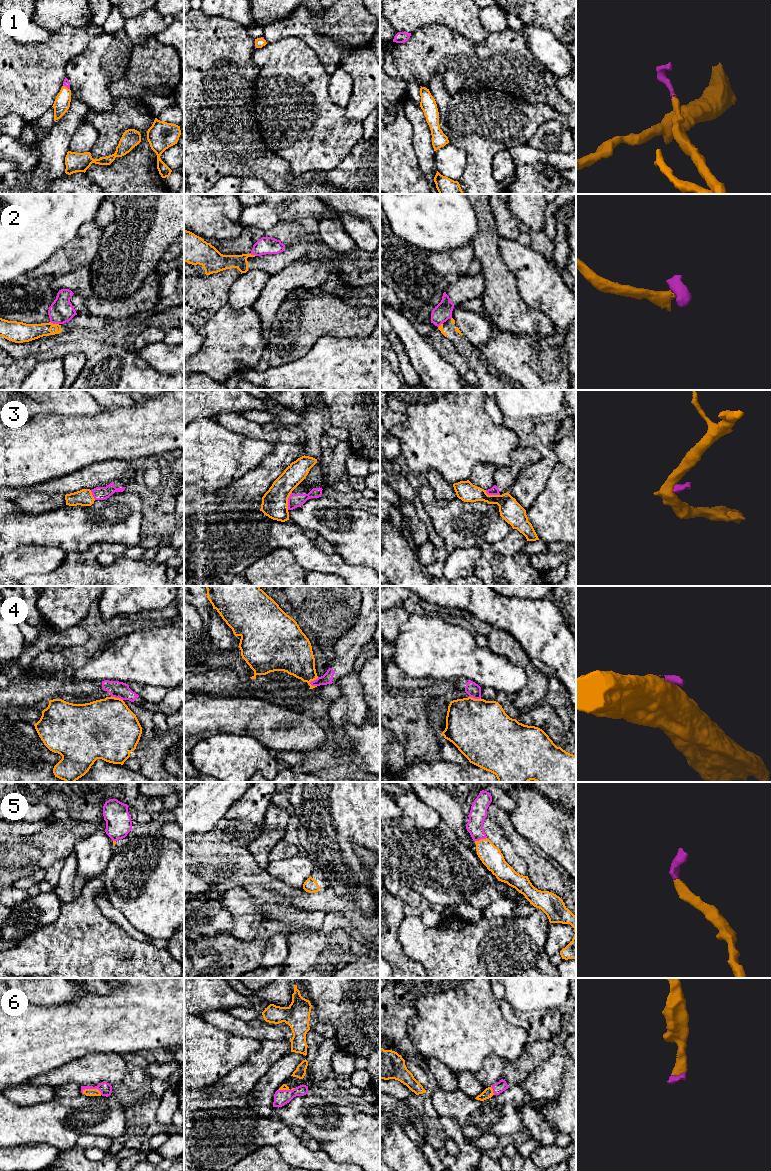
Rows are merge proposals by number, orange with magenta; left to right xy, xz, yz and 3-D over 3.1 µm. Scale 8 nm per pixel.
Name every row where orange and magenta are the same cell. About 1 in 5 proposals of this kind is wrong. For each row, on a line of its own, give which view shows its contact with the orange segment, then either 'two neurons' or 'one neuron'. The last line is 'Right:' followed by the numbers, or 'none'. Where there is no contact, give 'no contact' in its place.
1: contact in xy; one neuron
2: contact in xy; two neurons
3: contact in xz; two neurons
4: contact in xz; two neurons
5: contact in yz; one neuron
6: contact in xy; one neuron
Right: 1, 5, 6

